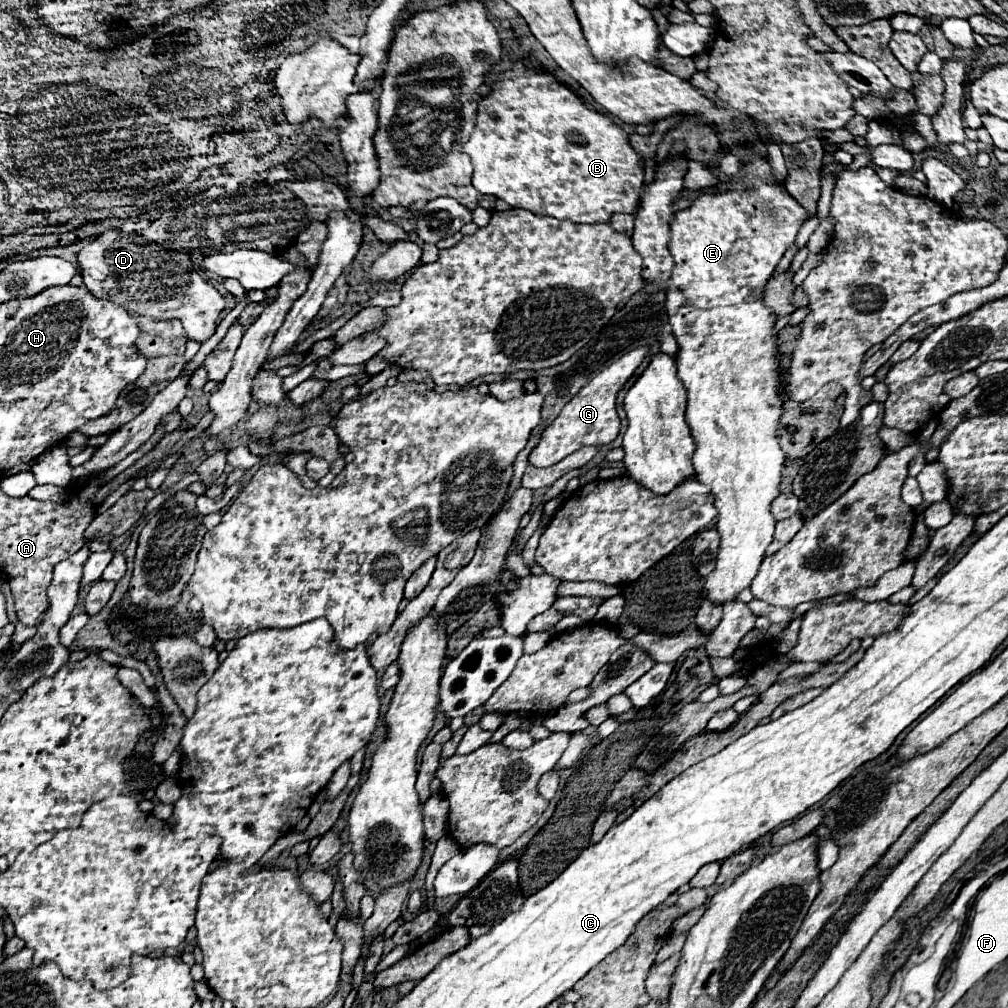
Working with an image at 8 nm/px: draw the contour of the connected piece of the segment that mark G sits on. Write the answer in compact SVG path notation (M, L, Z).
M638 346L634 350L630 350L628 354L624 354L620 360L616 360L614 364L610 364L608 368L600 370L590 384L586 384L558 414L558 418L542 432L538 446L530 452L530 464L544 468L544 466L552 466L556 462L560 462L562 458L566 458L568 454L576 452L578 448L590 444L590 446L602 446L602 444L610 444L618 432L620 432L620 418L616 412L616 398L618 392L622 390L622 386L628 382L628 378L634 374L634 370L642 364L644 356L648 352L648 346Z

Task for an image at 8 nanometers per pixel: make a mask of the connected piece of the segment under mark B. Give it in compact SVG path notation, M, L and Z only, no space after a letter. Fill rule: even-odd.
M522 64L496 78L492 92L480 100L476 128L462 146L462 152L472 158L472 184L478 192L492 194L512 208L526 208L544 216L586 224L608 222L616 212L634 212L642 194L644 172L640 168L640 156L628 144L628 134L608 116L582 104L556 78Z

